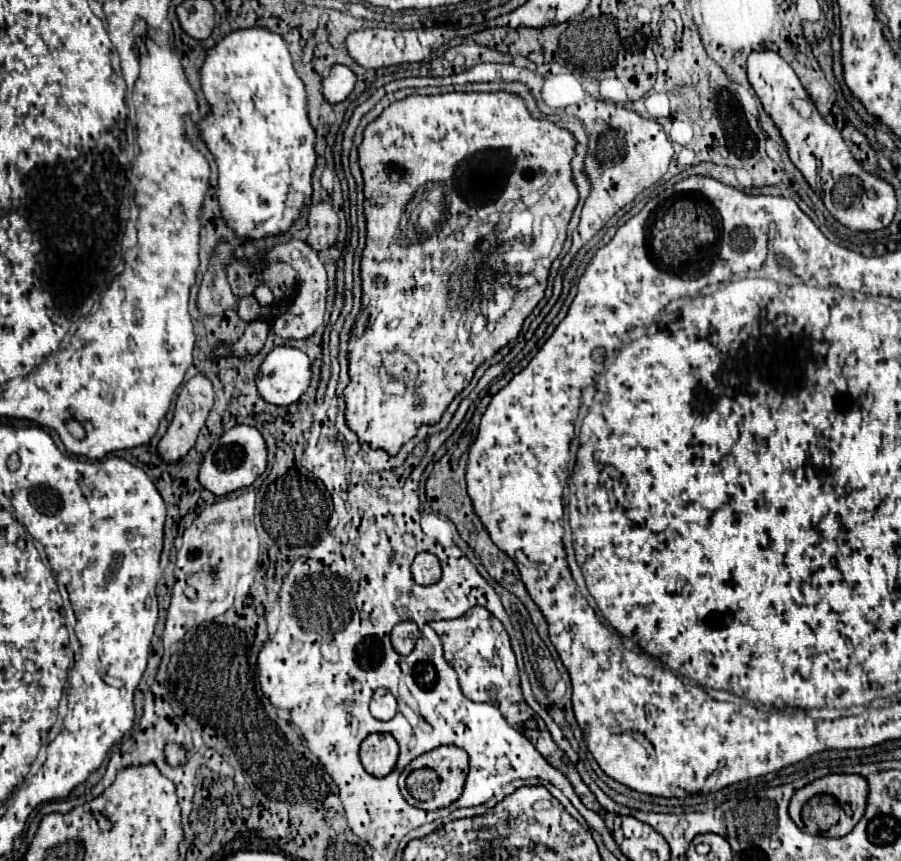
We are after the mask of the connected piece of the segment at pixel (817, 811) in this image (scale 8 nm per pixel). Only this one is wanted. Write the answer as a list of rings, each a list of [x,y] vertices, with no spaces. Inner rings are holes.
[[[825,775],[793,795],[789,803],[789,815],[799,829],[811,835],[819,833],[821,837],[843,837],[851,833],[863,817],[867,807],[867,795],[869,783],[861,775]]]

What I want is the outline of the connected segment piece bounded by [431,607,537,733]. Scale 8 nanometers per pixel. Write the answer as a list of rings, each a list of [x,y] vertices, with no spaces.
[[[473,607],[463,617],[451,621],[433,621],[431,627],[441,637],[445,649],[445,661],[457,671],[459,685],[465,697],[471,701],[493,703],[501,709],[505,721],[517,729],[525,731],[525,723],[535,719],[535,711],[523,701],[519,687],[519,673],[515,663],[515,653],[509,643],[509,635],[503,629],[501,621],[495,619],[487,609]]]

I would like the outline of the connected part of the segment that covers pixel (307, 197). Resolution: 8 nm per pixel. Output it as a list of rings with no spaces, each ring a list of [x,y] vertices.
[[[267,27],[231,31],[207,51],[199,69],[199,81],[211,105],[207,117],[199,121],[199,135],[219,167],[215,195],[221,207],[221,219],[245,241],[287,233],[301,217],[301,209],[311,203],[311,175],[317,161],[315,129],[307,117],[307,93],[303,81],[295,73],[287,41]]]

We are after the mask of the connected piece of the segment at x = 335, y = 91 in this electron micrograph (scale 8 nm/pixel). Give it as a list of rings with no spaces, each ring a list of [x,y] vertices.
[[[335,65],[329,77],[323,81],[323,95],[331,103],[341,103],[353,91],[355,83],[357,83],[357,75],[349,67]]]

